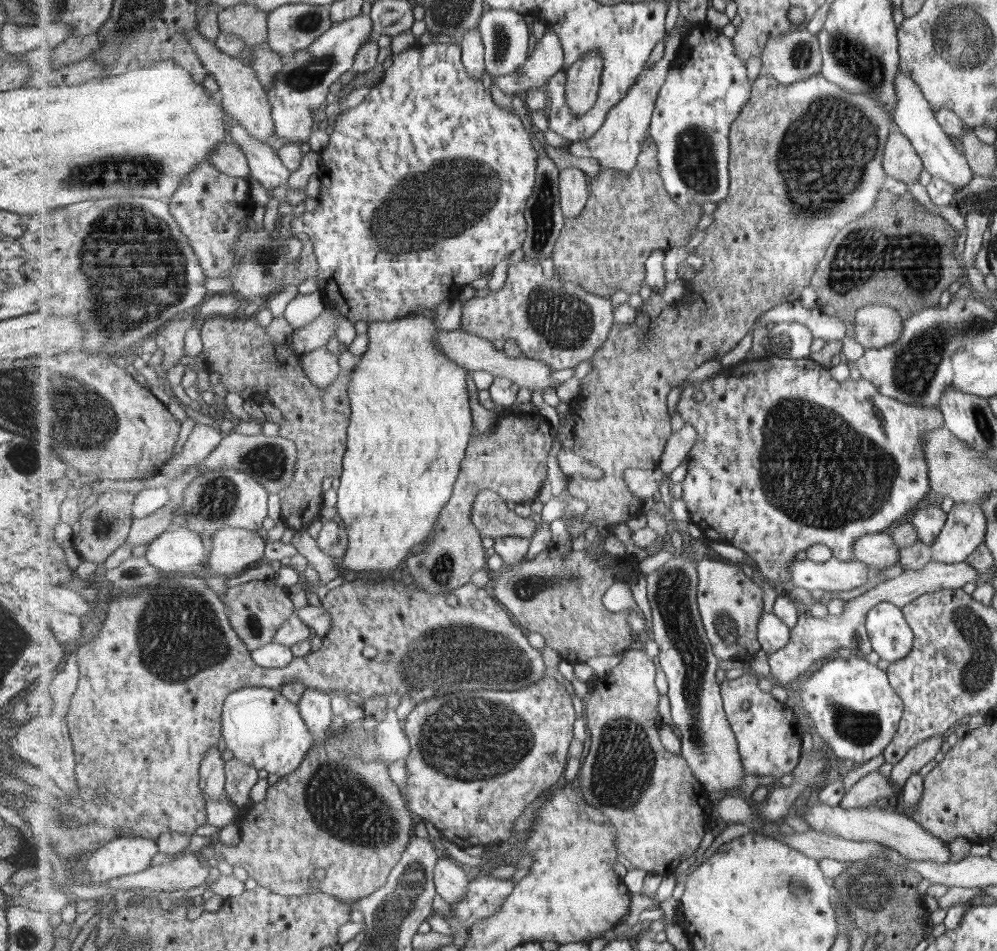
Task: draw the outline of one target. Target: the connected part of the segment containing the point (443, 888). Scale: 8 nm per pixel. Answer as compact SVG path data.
M449 856L438 860L434 872L434 883L438 894L448 903L455 904L467 898L471 882L467 878L467 872Z

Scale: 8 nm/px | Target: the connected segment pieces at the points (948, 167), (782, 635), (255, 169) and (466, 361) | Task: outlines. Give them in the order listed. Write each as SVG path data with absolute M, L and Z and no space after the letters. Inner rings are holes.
M895 72L894 86L896 90L896 110L891 120L894 130L905 136L914 146L915 153L921 158L922 168L932 178L941 178L955 188L967 186L967 182L973 176L972 170L966 162L966 158L959 154L959 150L955 150L951 140L943 134L941 126L937 126L937 122L933 118L933 110L927 105L922 93L917 88L917 84L907 74Z
M763 613L758 627L758 642L768 656L790 644L792 628L774 613Z
M227 112L226 120L230 124L230 138L226 142L237 143L243 149L250 161L251 176L269 190L287 184L291 171L281 161L271 142L261 142L249 135Z
M463 328L453 331L445 331L443 329L437 330L437 343L441 350L445 351L453 361L457 361L459 365L463 365L464 368L472 371L486 371L490 373L493 378L504 377L514 380L521 388L527 388L533 392L540 390L543 396L543 392L547 388L556 388L557 382L553 380L553 367L549 364L527 357L527 355L521 354L518 359L511 359L505 352L497 350L493 346L493 341L489 339L471 334Z

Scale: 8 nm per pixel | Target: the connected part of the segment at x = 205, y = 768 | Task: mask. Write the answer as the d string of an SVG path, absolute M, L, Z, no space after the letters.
M215 745L207 751L207 756L201 765L201 789L206 800L229 797L226 790L226 762L221 750Z

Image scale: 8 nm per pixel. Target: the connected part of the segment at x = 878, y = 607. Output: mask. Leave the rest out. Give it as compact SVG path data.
M879 602L869 612L865 618L865 628L867 636L871 642L871 648L880 660L889 663L905 658L912 648L912 630L902 616L902 610L897 605L890 602Z

